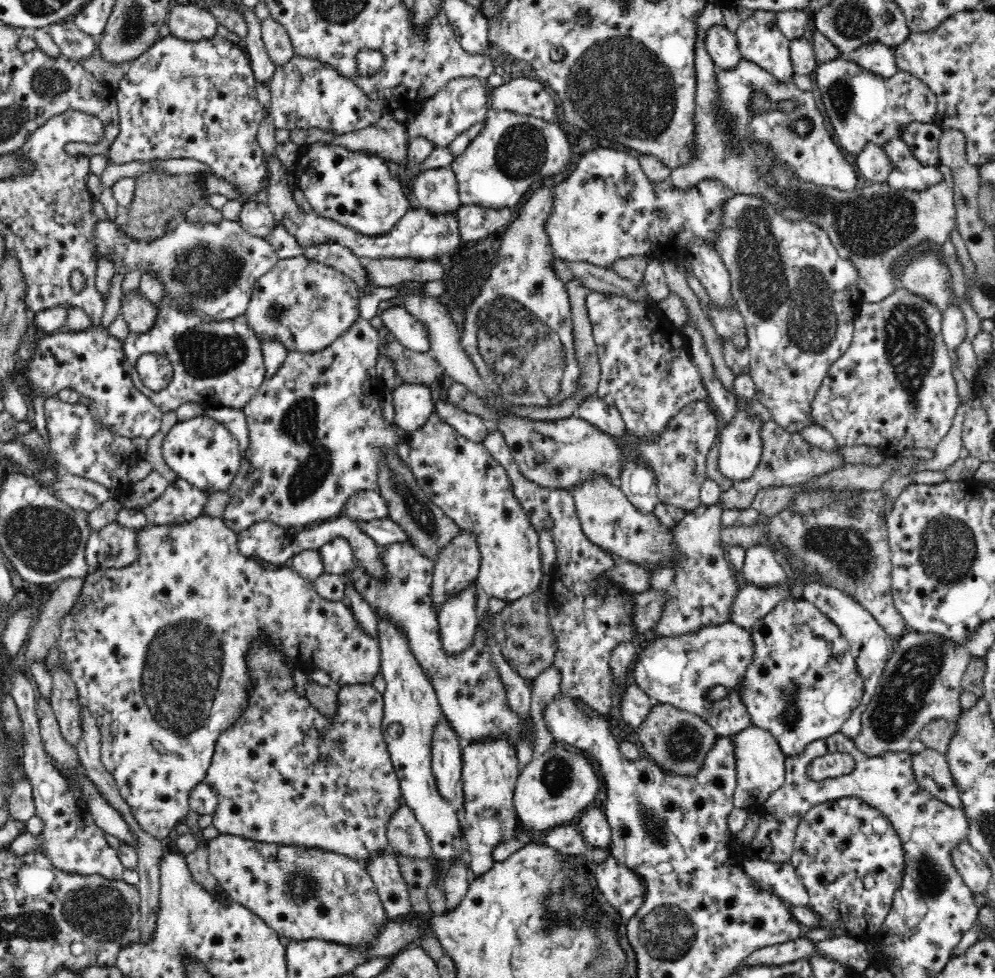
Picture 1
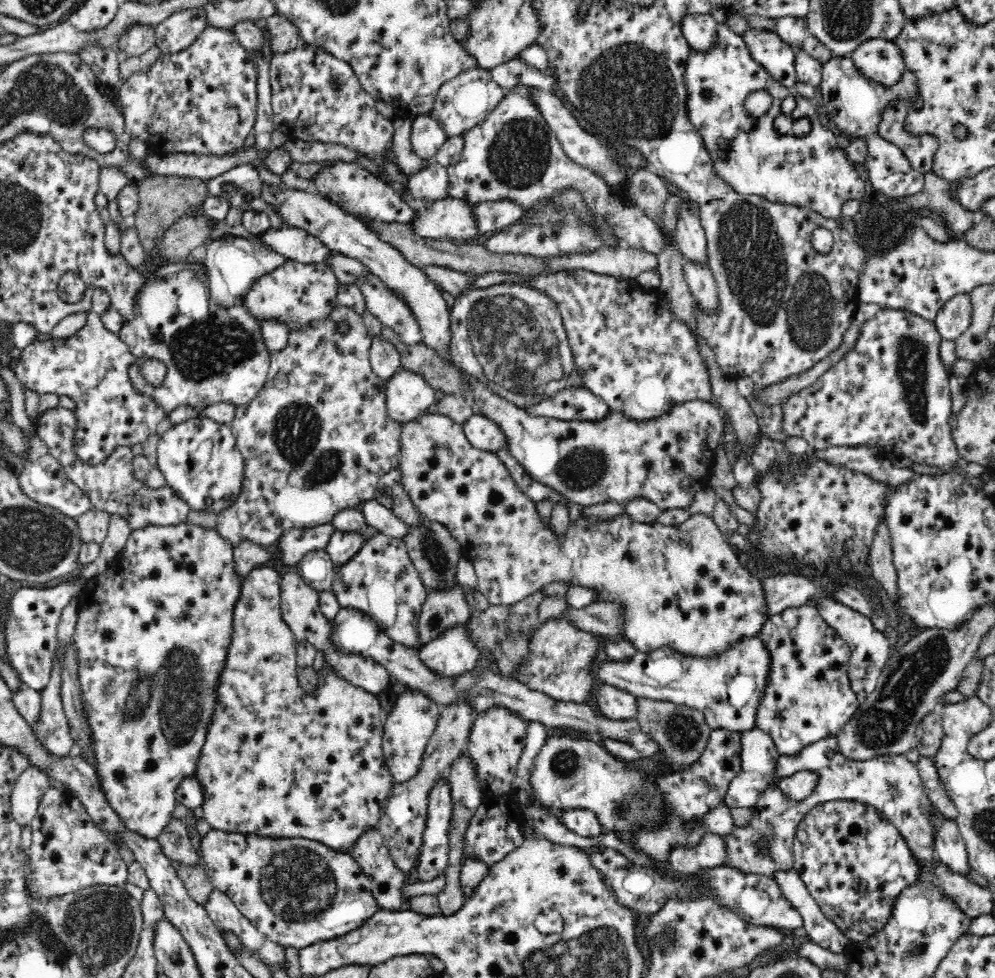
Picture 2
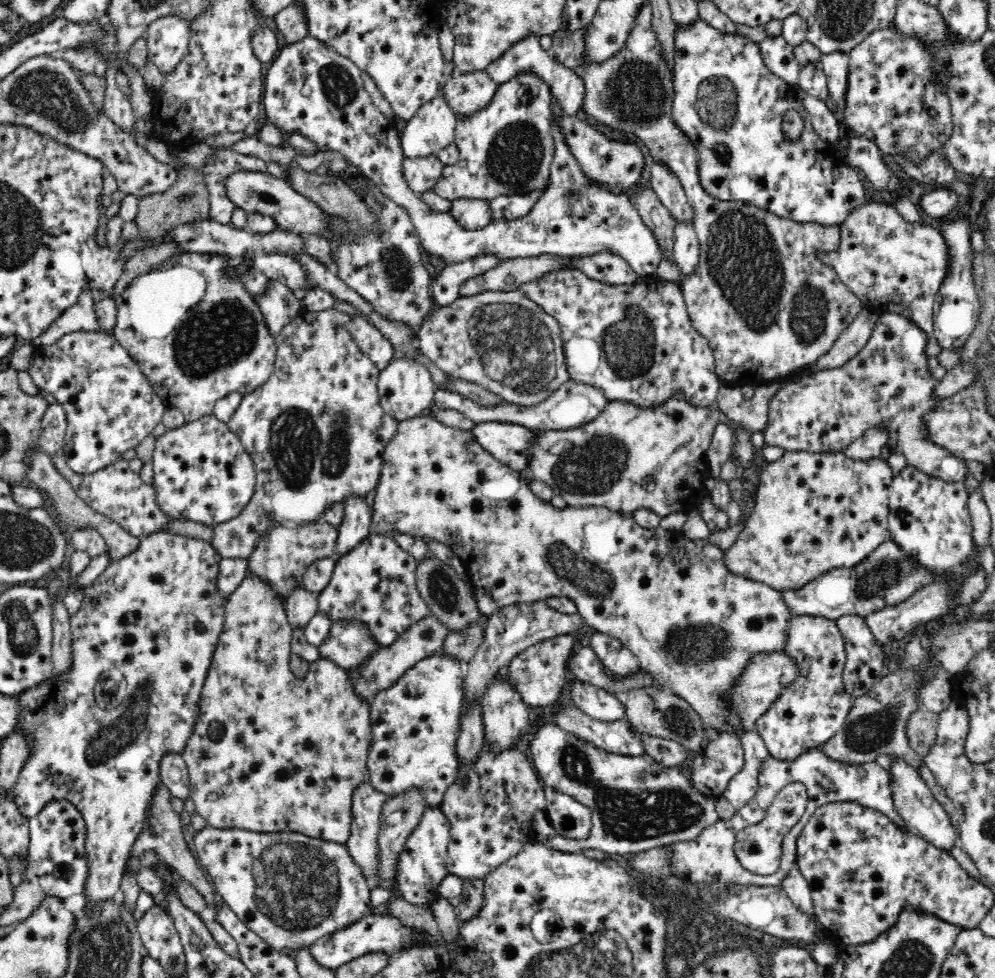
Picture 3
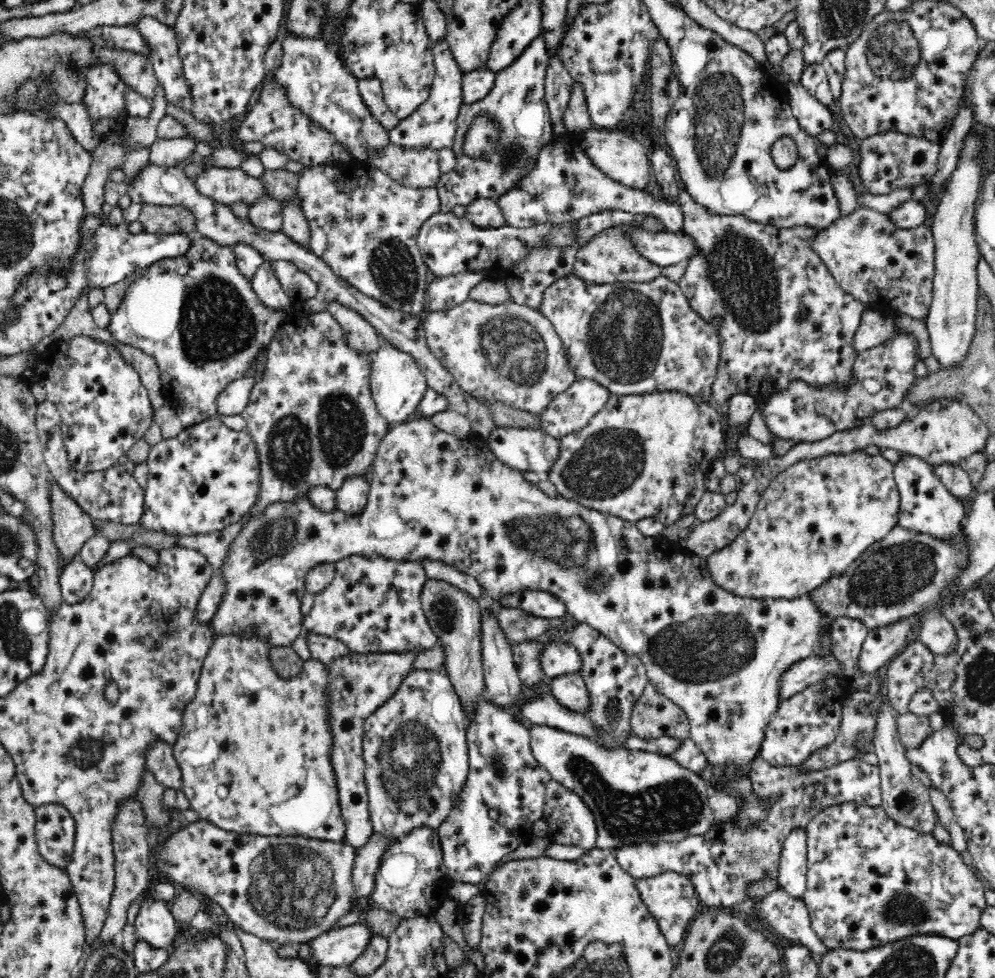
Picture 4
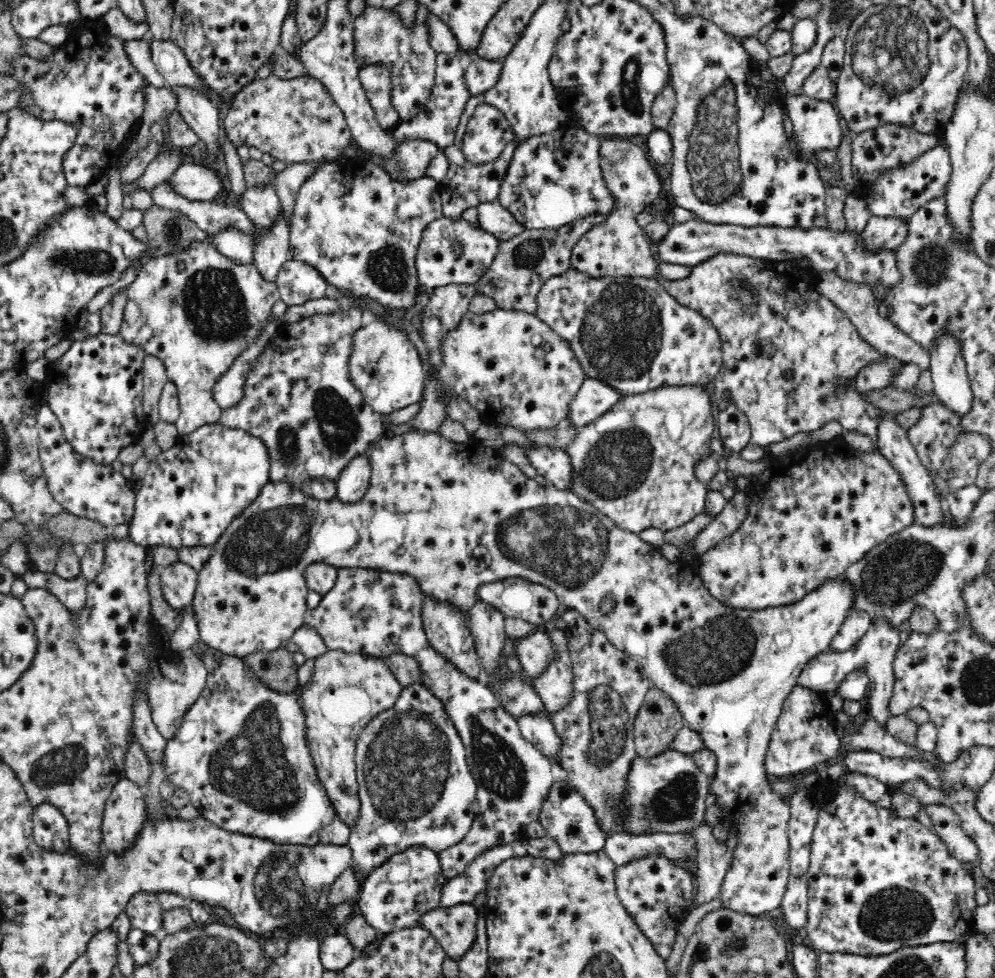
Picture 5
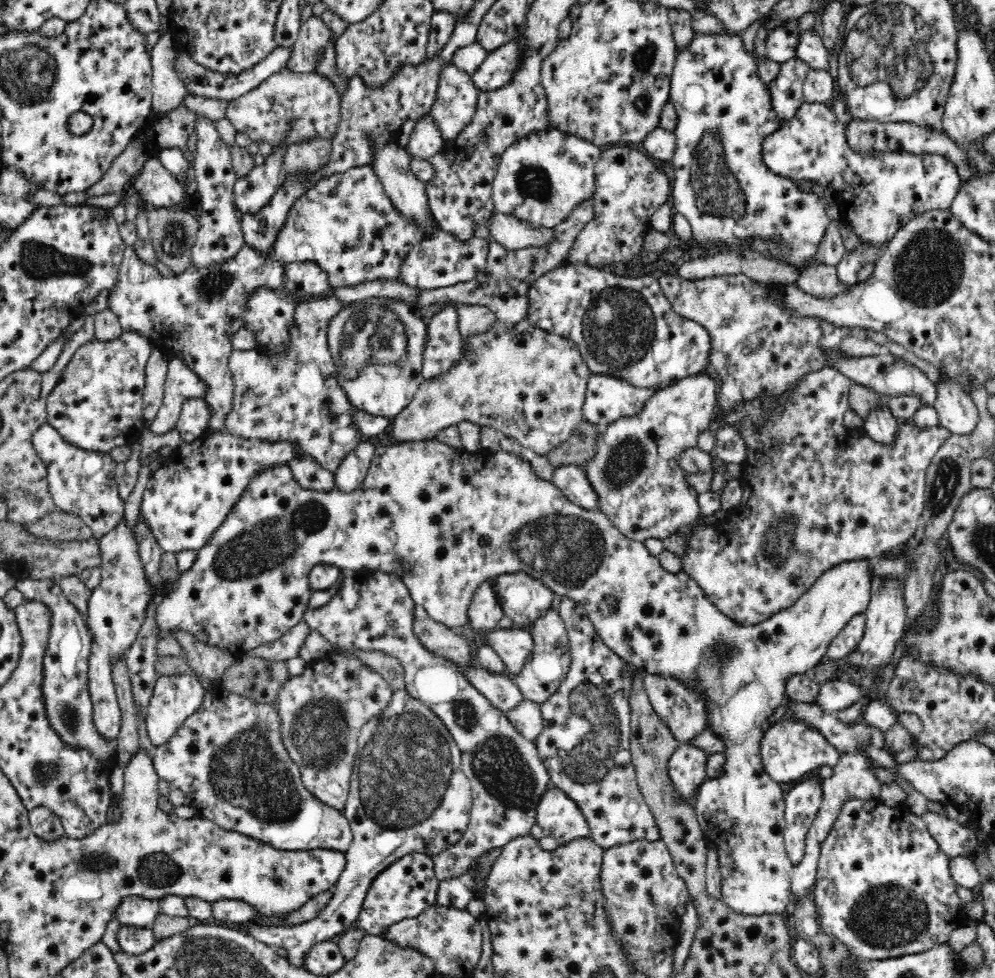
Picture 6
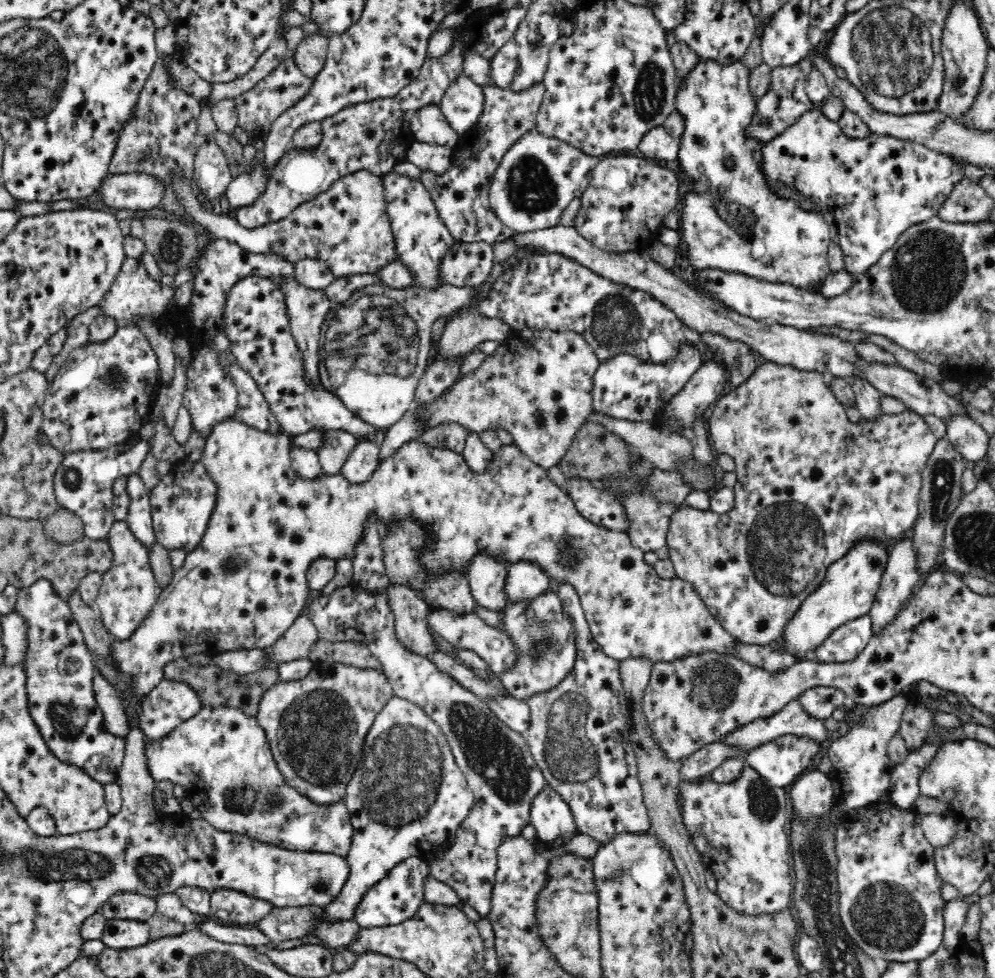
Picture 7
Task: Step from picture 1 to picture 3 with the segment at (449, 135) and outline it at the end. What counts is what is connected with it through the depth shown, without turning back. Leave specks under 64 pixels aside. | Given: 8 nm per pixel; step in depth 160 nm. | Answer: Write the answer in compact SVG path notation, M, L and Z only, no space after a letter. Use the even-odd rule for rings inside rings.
M486 70L456 72L446 81L442 95L456 119L470 118L492 102L499 86Z

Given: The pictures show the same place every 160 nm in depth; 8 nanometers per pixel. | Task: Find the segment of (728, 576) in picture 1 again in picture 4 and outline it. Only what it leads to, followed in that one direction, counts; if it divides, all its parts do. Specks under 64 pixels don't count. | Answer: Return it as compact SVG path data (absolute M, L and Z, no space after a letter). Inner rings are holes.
M421 417L413 422L393 424L385 438L378 446L374 468L369 477L369 493L366 506L358 516L346 516L341 510L322 512L306 498L300 498L292 504L270 504L264 510L264 514L252 518L248 524L244 524L242 533L228 556L228 562L220 570L228 579L226 584L226 598L220 604L211 620L214 624L214 636L220 633L239 633L254 629L260 635L264 635L274 646L286 646L304 632L300 611L300 603L305 593L305 578L315 565L322 563L335 563L352 553L364 553L373 555L380 553L394 559L408 559L421 561L422 557L430 557L453 564L462 573L474 577L479 582L481 593L479 602L482 609L488 613L495 613L504 607L504 598L516 596L522 592L541 590L558 597L566 605L566 610L578 623L590 625L607 636L615 645L618 645L628 655L640 657L644 663L645 673L650 684L653 684L664 696L670 698L678 706L682 707L690 719L690 738L696 743L699 750L707 758L708 762L716 767L723 767L726 763L732 763L736 776L749 773L751 760L758 755L759 746L762 742L763 728L771 719L777 704L780 702L777 695L779 687L778 679L782 671L785 671L794 661L802 660L802 657L812 655L811 650L819 639L819 630L822 625L828 625L825 616L815 608L809 596L793 599L781 599L770 597L745 597L720 587L714 581L713 574L709 572L708 557L688 549L678 541L671 541L663 534L646 536L642 534L636 523L624 520L622 517L609 515L594 509L586 508L573 500L566 500L560 496L550 498L542 492L538 486L526 481L522 471L510 468L507 464L495 458L495 454L489 449L485 438L477 434L469 434L467 437L457 437L454 433L445 432L437 428L430 418Z

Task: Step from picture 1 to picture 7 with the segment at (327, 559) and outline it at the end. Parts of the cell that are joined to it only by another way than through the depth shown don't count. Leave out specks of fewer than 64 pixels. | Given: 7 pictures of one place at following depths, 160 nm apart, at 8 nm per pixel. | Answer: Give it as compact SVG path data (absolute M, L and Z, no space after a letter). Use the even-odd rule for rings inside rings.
M359 439L344 461L339 474L349 483L360 484L368 480L377 467L380 447L370 439Z

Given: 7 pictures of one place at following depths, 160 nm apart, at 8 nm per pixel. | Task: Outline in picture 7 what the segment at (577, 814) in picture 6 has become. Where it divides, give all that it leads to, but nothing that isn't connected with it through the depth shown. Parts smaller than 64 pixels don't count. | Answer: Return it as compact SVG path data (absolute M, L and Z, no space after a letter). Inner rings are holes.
M549 785L539 792L539 796L534 800L530 824L537 831L537 839L548 846L557 839L571 839L578 834L571 807Z

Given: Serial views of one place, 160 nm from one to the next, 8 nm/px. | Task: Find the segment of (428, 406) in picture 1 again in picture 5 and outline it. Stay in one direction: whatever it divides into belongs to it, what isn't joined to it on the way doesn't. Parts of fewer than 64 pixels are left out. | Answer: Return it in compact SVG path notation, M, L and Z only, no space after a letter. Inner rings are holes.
M366 317L363 328L354 332L354 352L350 356L350 380L366 402L383 415L390 415L422 399L426 378L420 353L404 333L386 325L382 319Z

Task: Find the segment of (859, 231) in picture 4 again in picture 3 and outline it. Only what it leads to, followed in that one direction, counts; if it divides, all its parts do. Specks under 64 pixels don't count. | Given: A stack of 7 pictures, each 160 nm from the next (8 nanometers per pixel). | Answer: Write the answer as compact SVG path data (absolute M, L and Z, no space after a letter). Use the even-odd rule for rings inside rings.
M871 200L856 208L854 212L850 212L850 216L840 227L842 227L840 250L818 252L819 259L838 271L840 280L854 292L863 307L868 307L879 315L887 312L902 314L926 333L932 334L934 306L952 266L952 251L940 230L928 223L910 223L904 220L896 207L874 203Z

